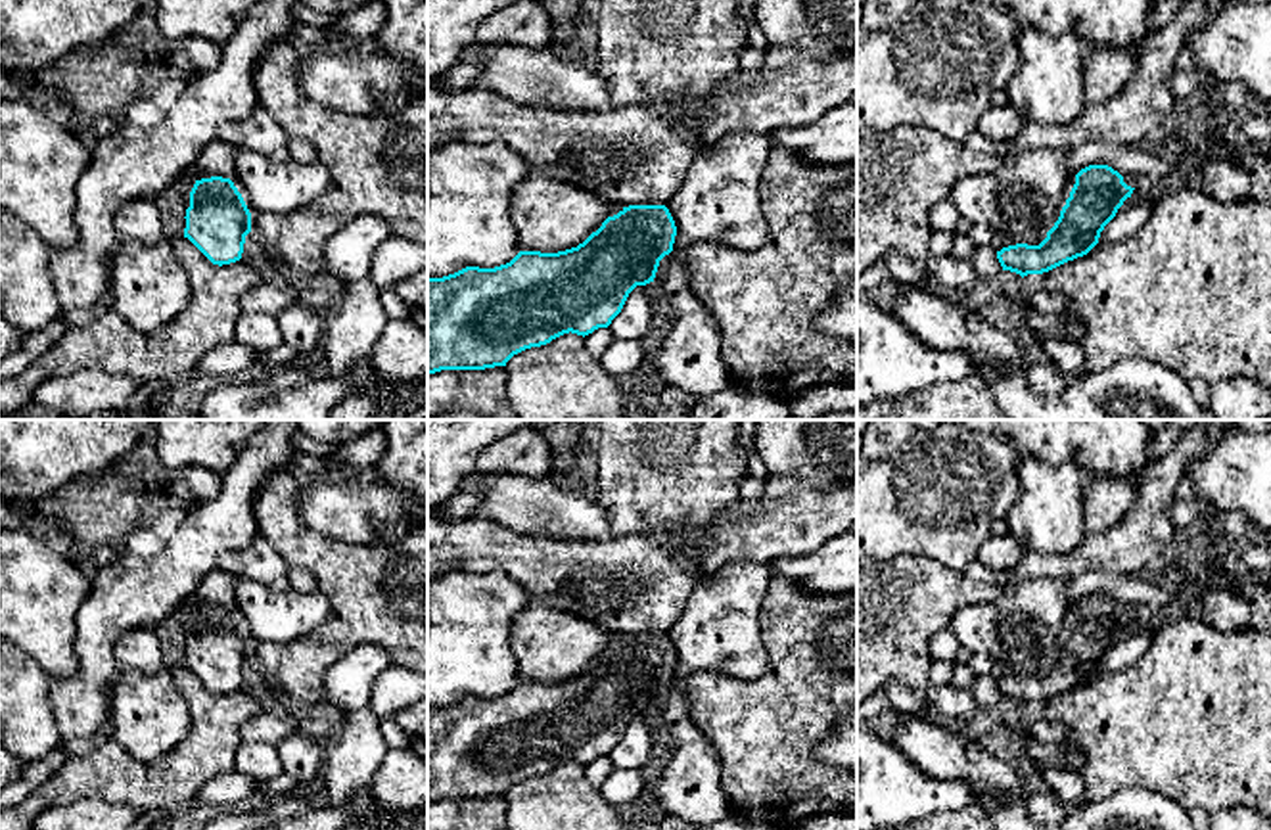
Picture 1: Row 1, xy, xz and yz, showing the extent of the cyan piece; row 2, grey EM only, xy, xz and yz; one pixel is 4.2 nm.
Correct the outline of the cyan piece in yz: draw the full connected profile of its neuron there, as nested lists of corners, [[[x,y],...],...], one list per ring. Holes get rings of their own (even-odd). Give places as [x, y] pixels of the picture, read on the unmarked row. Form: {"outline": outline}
{"outline": [[[1108,594],[1081,598],[1058,650],[1039,675],[1016,673],[997,680],[1003,700],[1024,707],[1087,684],[1133,619]]]}

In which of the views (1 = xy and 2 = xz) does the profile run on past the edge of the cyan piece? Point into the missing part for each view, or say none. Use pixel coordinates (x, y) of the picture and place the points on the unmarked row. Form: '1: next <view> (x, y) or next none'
1: next none
2: next none

